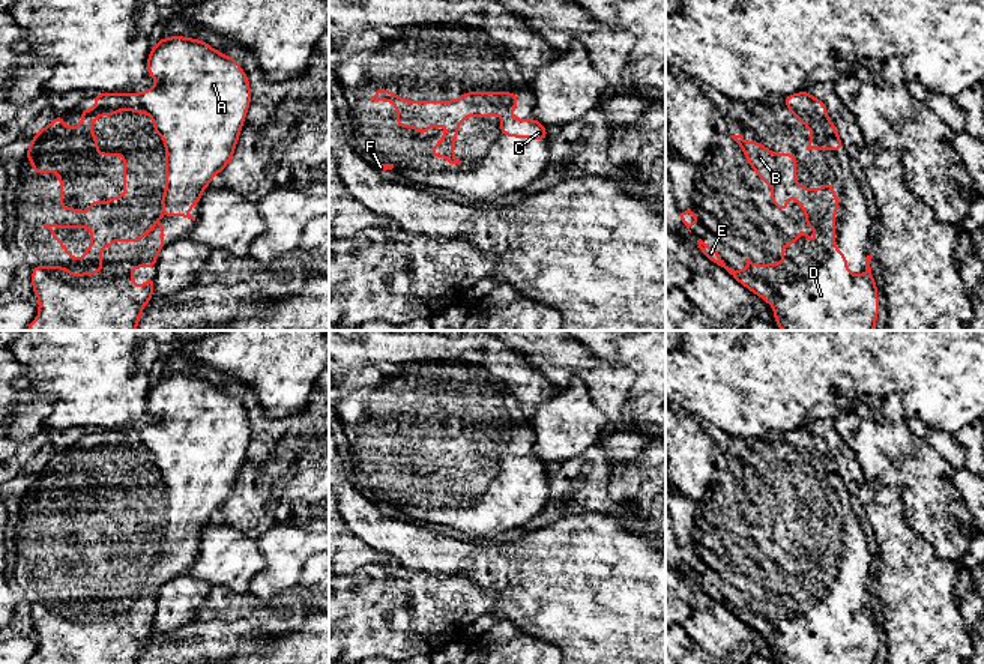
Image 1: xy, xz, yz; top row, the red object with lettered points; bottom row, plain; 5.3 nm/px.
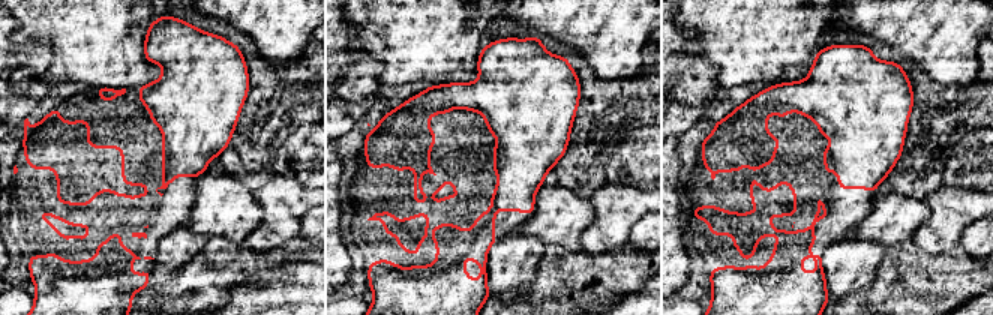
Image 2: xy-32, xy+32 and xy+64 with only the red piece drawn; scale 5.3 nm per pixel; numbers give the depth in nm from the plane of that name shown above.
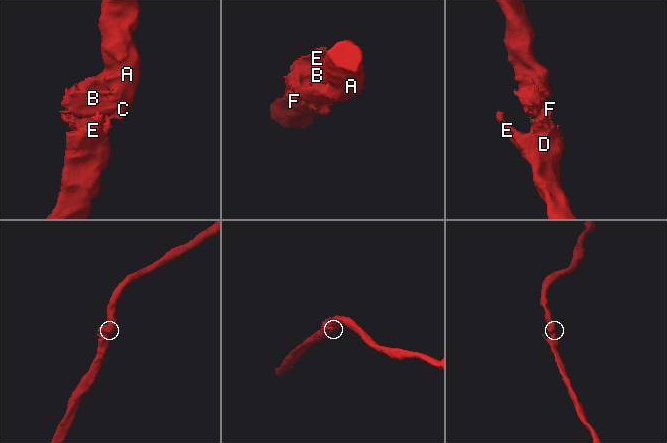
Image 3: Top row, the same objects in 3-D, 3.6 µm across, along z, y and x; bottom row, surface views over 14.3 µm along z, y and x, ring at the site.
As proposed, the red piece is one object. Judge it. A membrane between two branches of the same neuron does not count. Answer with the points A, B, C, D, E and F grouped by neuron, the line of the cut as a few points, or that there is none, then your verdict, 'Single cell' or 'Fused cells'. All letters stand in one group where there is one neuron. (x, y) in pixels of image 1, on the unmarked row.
Groups: A B C D E F. No split. Single cell

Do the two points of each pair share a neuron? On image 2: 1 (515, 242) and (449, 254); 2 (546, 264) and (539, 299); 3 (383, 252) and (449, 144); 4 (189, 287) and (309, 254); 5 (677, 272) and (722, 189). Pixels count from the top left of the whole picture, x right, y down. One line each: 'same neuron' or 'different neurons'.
1: different neurons
2: same neuron
3: same neuron
4: same neuron
5: different neurons

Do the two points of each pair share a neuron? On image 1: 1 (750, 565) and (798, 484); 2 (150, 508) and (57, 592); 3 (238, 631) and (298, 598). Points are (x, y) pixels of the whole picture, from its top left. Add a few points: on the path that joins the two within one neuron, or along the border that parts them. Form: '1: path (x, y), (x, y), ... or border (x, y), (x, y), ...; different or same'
1: path (772, 550), (798, 525), (798, 507); same
2: path (128, 526), (80, 574); same
3: path (253, 618), (272, 618), (283, 613); same

